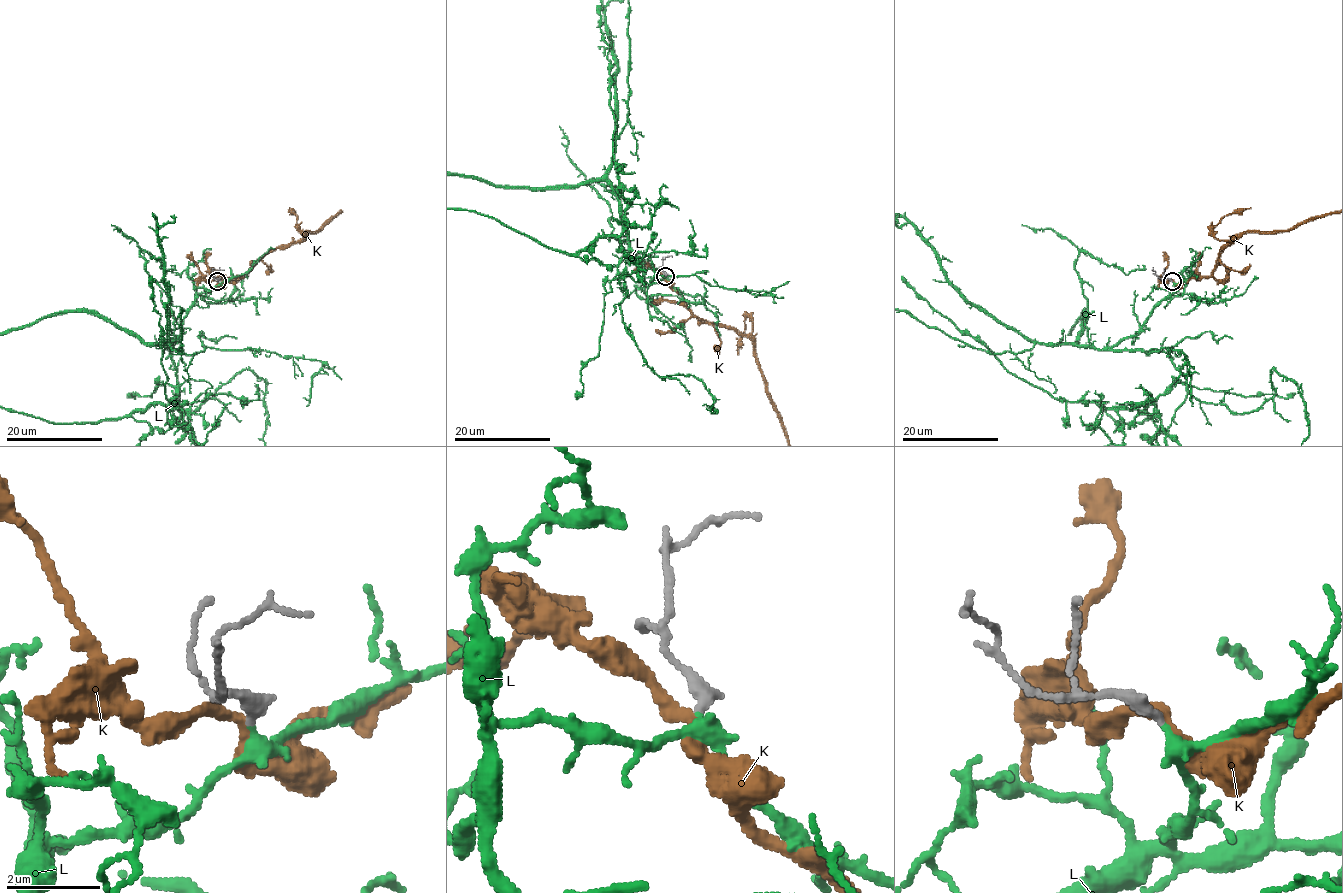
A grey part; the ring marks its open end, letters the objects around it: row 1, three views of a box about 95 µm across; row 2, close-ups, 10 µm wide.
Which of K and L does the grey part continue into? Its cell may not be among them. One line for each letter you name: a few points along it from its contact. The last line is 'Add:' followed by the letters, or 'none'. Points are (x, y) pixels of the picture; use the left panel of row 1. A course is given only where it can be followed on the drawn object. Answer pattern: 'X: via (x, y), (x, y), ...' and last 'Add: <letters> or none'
Add: L

